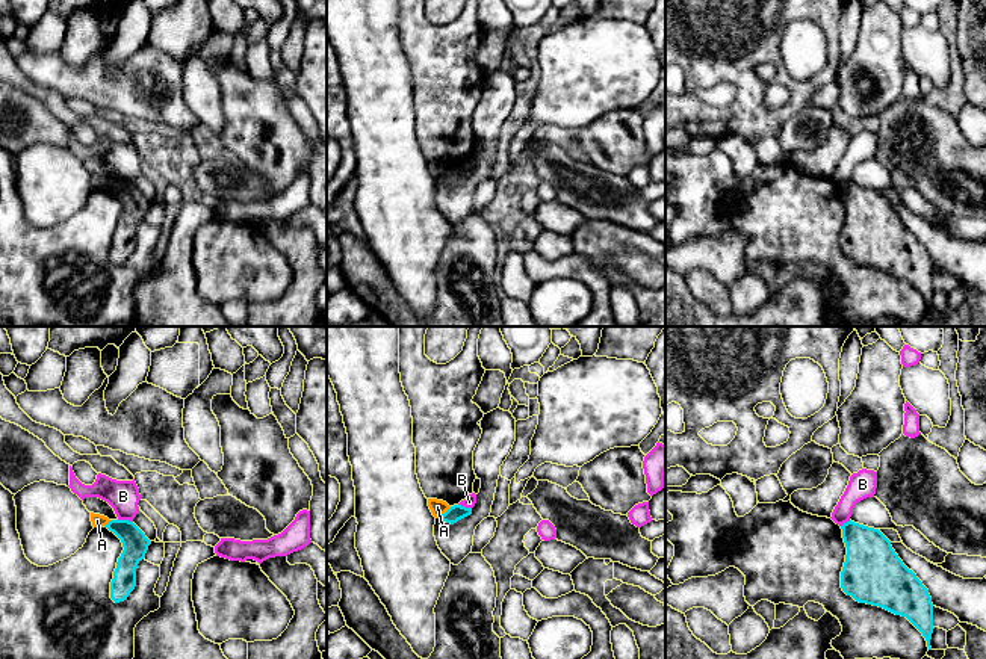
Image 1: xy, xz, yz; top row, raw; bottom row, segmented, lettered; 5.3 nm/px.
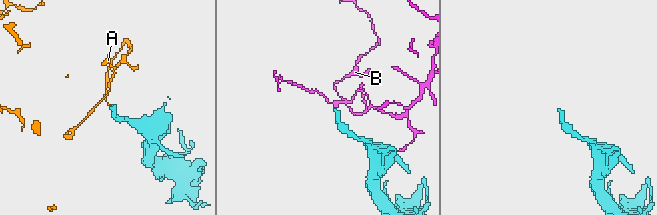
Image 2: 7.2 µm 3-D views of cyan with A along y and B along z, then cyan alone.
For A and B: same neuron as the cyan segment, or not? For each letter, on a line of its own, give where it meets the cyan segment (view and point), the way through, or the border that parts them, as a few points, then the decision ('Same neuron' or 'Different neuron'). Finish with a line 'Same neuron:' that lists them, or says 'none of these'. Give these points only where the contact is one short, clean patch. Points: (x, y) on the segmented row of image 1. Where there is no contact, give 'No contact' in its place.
A: Touches cyan at xz (445, 513). Boundary: xz (451, 507), (436, 517). Different neuron
B: Touches cyan at xy (126, 520). Boundary: xy (118, 519), (132, 522). Different neuron
Same neuron: none of these

